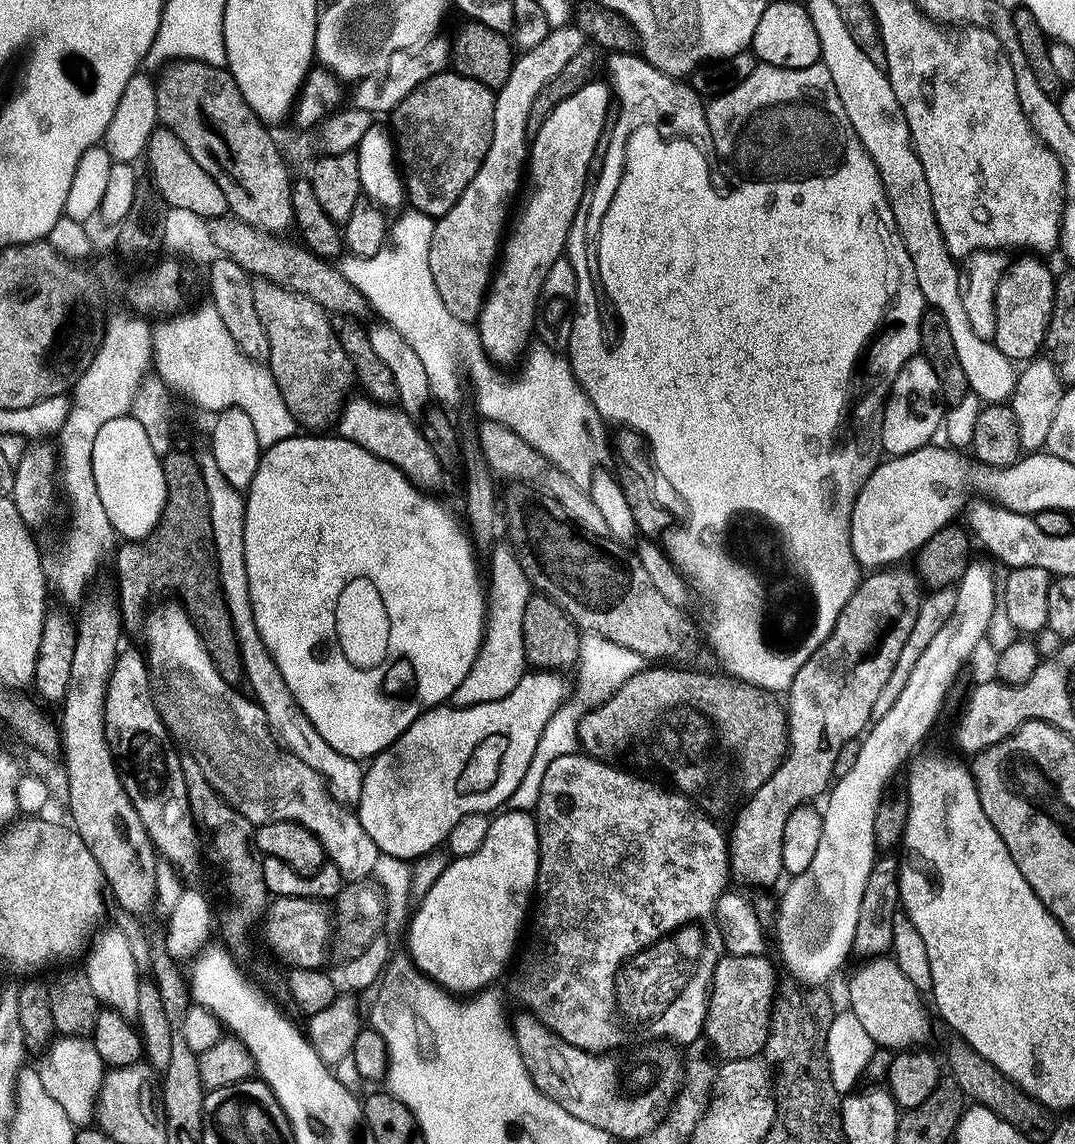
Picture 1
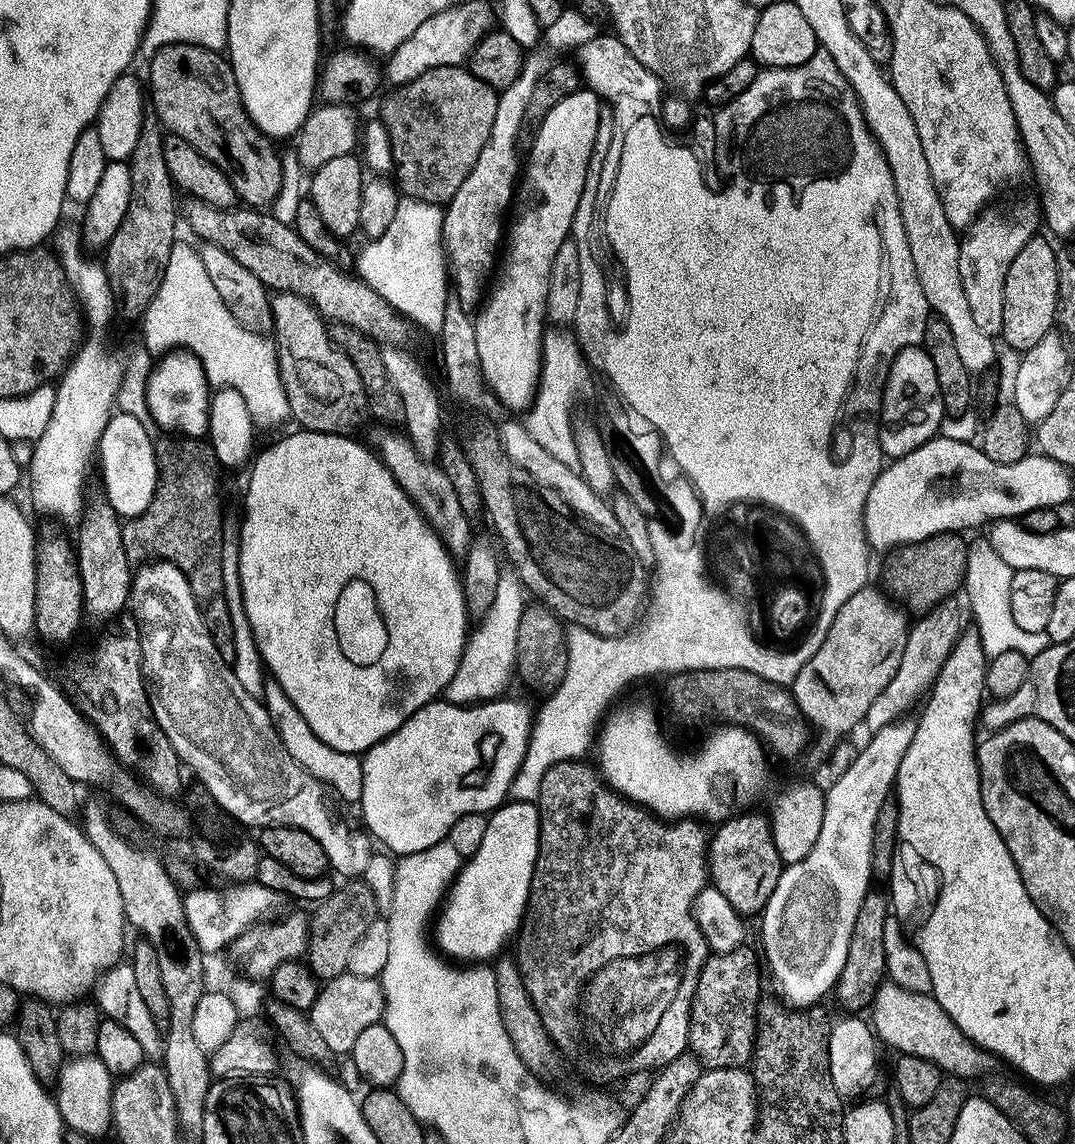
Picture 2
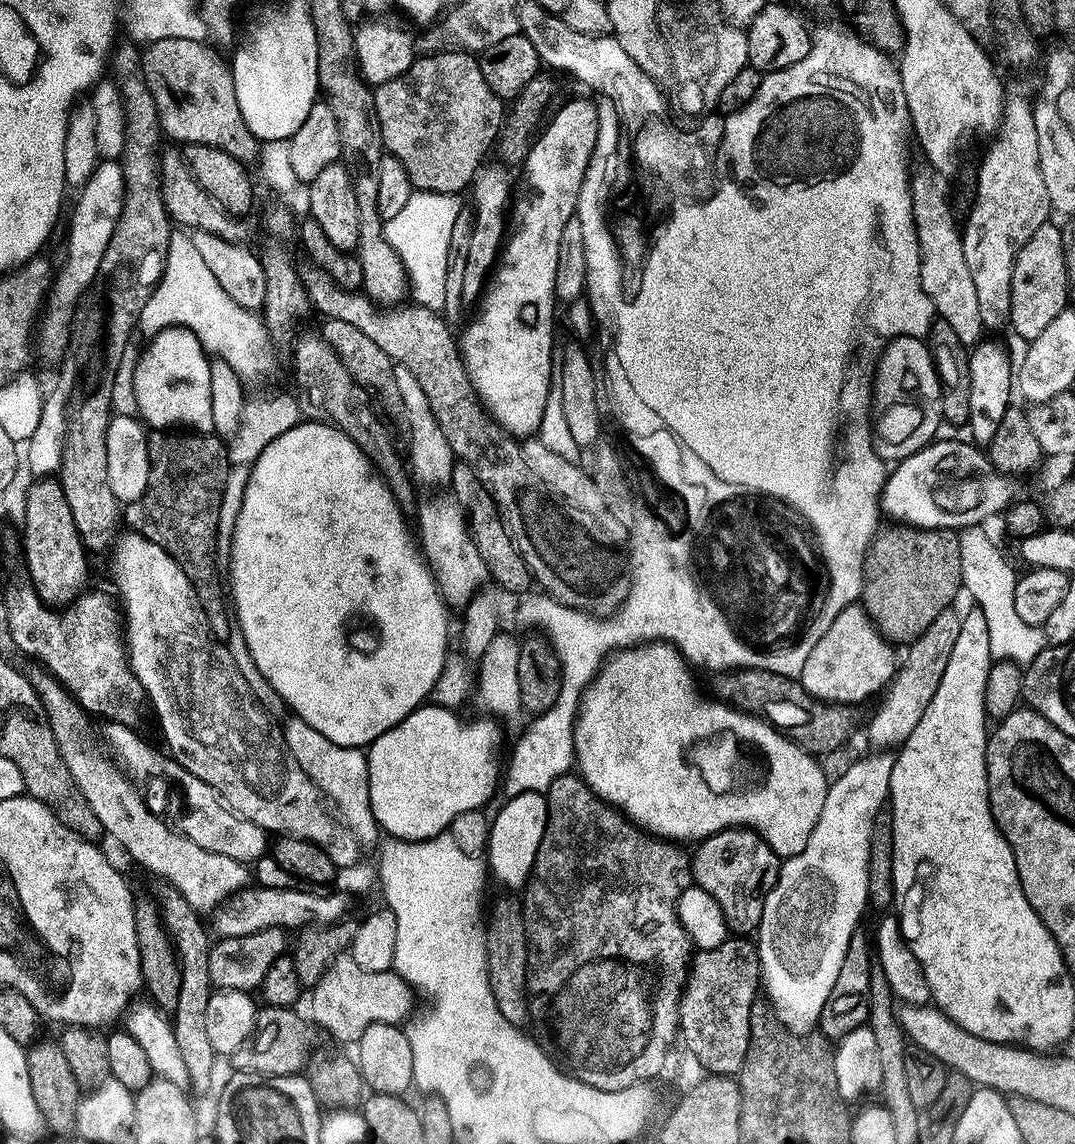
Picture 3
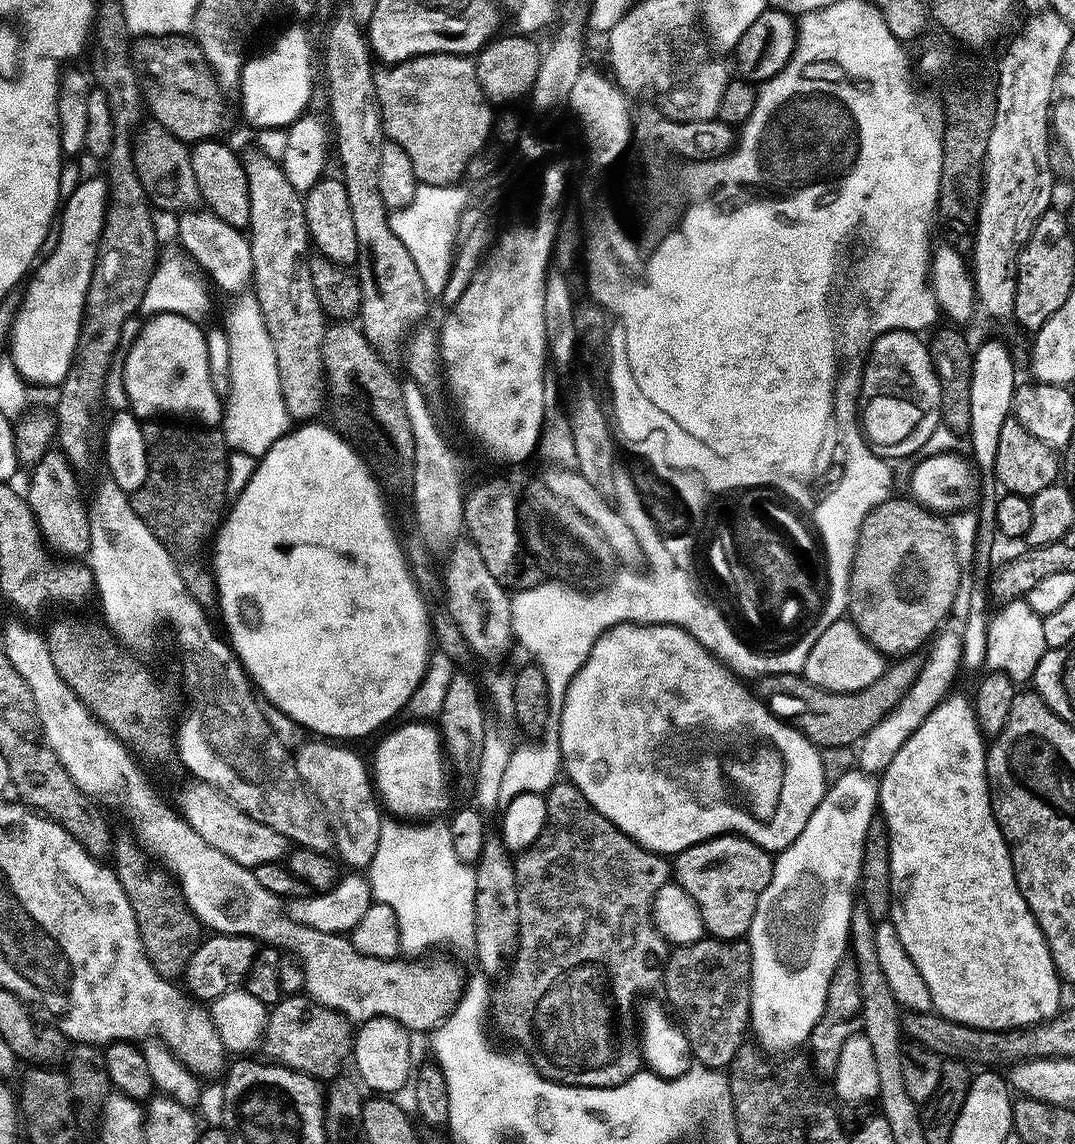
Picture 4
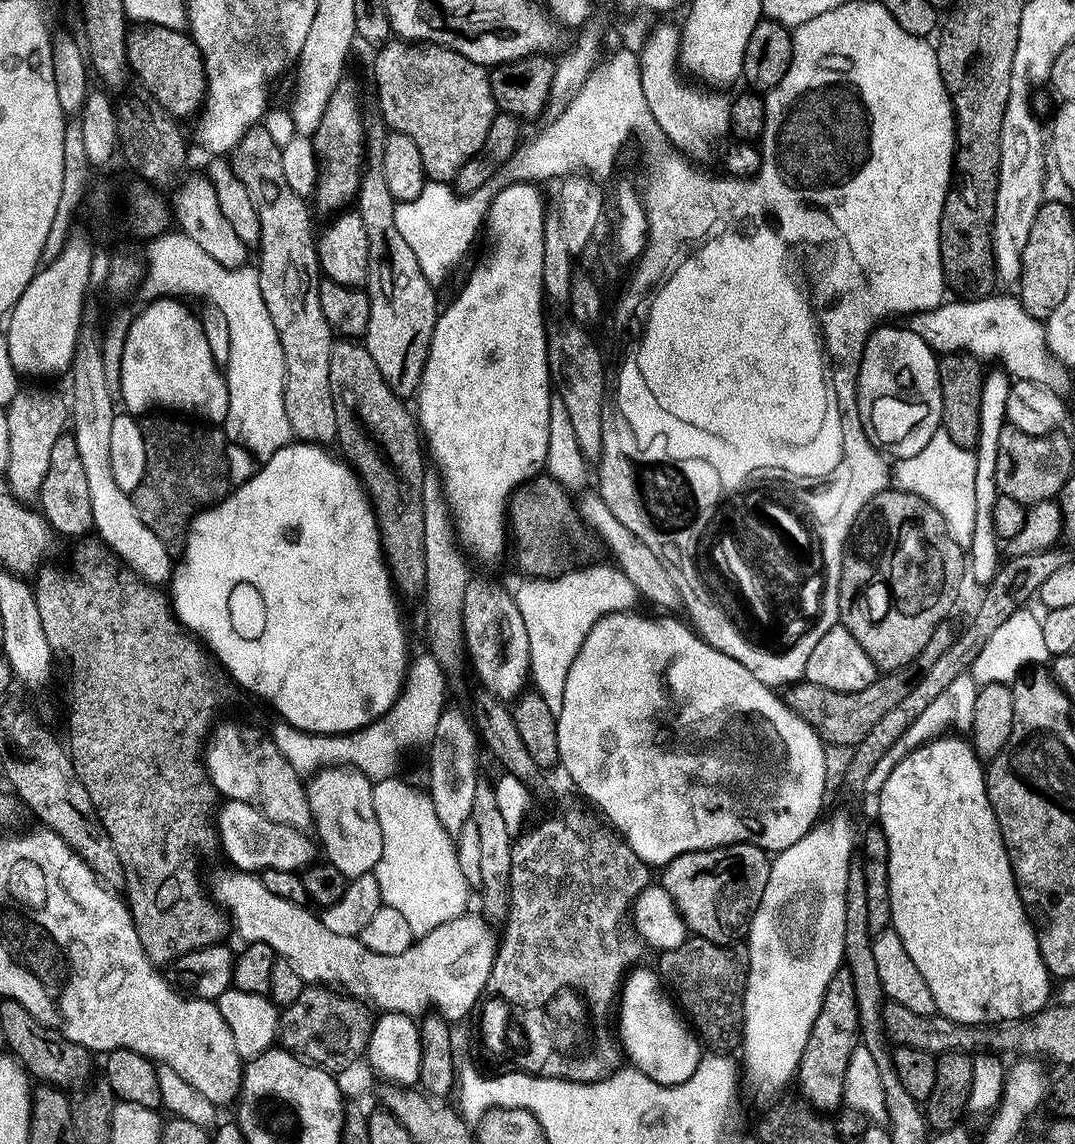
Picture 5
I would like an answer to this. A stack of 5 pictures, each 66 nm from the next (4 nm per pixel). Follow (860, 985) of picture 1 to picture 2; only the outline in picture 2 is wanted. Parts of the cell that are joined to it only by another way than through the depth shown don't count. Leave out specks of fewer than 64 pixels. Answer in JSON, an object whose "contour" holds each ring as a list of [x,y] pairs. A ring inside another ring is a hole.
{"contour":[[[891,982],[881,983],[870,1005],[870,1025],[877,1041],[893,1048],[901,1056],[926,1058],[938,1065],[941,1073],[959,1076],[965,1082],[972,1082],[975,1076],[991,1073],[997,1057],[984,1048],[979,1048],[942,1010],[942,1006],[931,994],[914,994]]]}

